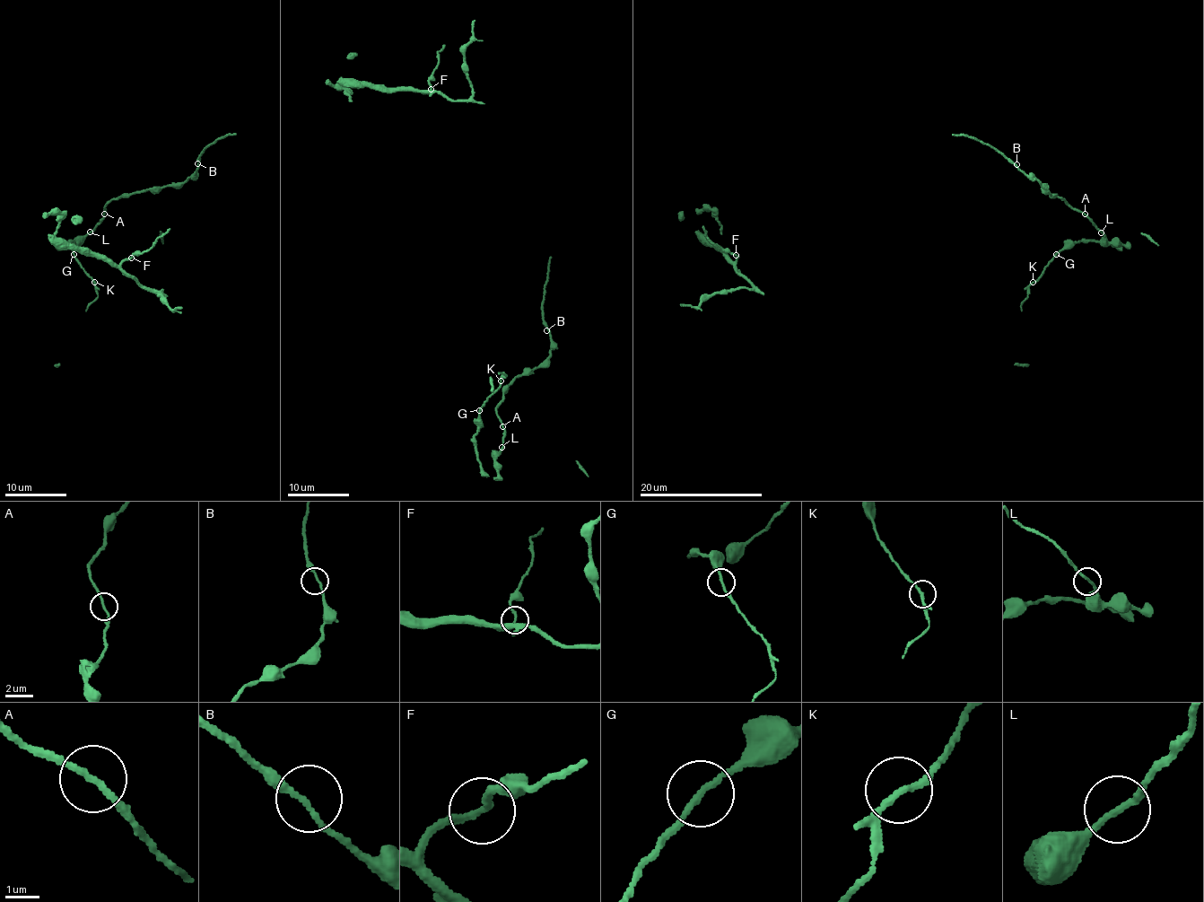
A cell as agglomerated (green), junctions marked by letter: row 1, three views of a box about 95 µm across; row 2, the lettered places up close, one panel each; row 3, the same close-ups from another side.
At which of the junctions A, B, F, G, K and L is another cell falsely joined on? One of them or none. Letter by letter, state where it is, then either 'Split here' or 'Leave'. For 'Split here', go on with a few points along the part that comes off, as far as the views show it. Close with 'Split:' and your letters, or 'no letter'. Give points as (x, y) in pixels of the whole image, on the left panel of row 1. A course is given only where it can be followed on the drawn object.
A: Place: (104, 214). Leave
B: Place: (197, 163). Leave
F: Place: (131, 258). Leave
G: Place: (74, 254). Leave
K: Place: (94, 282). Leave
L: Place: (90, 232). Leave
Split: no letter

